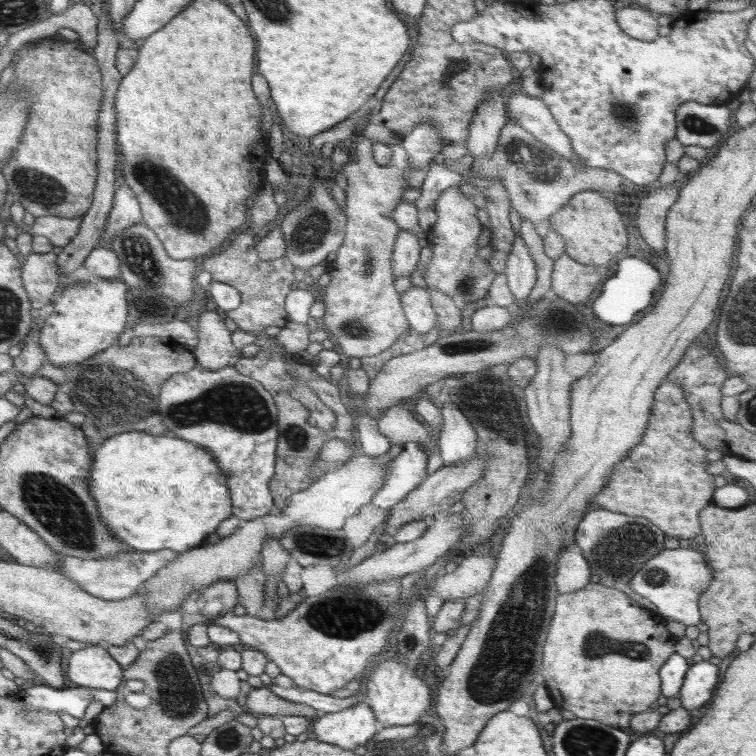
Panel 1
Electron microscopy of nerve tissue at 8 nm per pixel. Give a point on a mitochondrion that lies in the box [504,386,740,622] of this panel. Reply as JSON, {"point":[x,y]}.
{"point":[618,553]}

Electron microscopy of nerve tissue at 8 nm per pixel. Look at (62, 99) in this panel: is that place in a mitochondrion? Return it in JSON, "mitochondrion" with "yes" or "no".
{"mitochondrion":"no"}

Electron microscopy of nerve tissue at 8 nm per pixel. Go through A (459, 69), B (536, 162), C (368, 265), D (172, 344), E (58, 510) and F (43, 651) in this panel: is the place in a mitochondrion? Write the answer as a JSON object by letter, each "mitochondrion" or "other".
{"A":"mitochondrion","B":"mitochondrion","C":"mitochondrion","D":"other","E":"mitochondrion","F":"mitochondrion"}

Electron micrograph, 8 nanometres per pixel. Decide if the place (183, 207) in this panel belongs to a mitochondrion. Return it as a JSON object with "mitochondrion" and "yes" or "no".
{"mitochondrion":"yes"}

